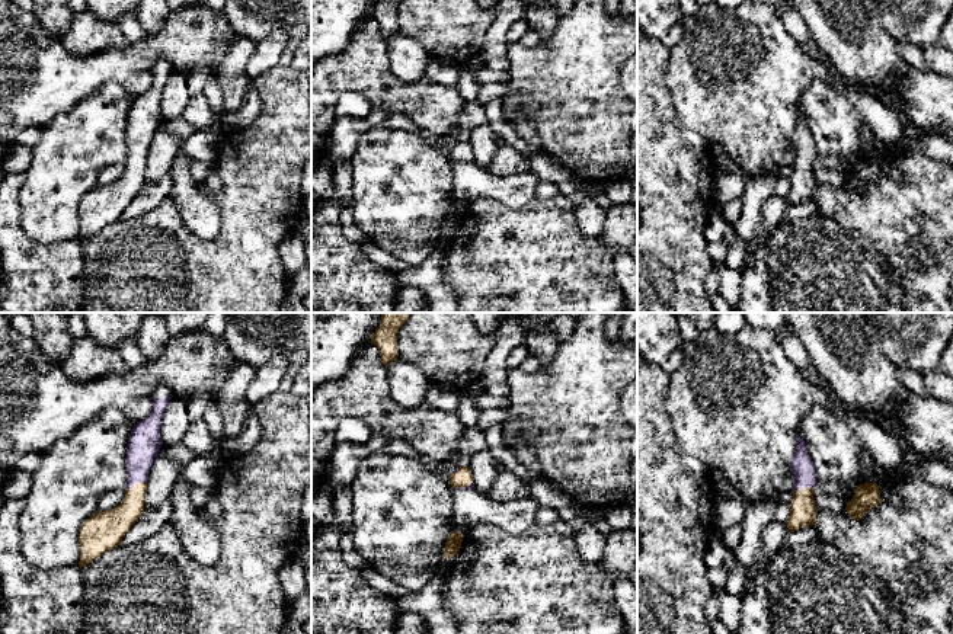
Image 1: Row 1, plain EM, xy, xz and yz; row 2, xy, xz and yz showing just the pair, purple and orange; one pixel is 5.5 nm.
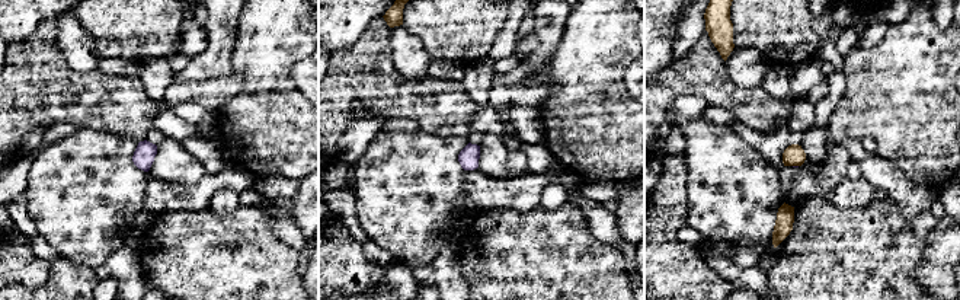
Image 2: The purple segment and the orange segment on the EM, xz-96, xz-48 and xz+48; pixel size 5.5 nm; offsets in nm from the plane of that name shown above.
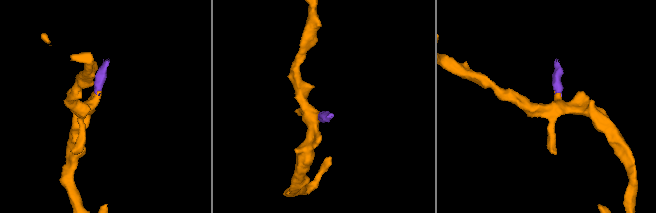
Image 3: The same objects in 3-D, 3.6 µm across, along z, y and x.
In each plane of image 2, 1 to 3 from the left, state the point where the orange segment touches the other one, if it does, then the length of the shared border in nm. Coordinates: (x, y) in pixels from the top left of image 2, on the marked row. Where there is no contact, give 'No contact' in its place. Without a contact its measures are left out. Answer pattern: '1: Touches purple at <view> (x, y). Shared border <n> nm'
1: No contact
2: No contact
3: Touches purple at xz+48 (796, 166). Shared border 30 nm

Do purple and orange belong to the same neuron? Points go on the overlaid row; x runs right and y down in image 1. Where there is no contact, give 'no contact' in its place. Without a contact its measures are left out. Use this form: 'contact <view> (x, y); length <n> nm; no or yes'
contact xy (136, 482); length 120 nm; yes

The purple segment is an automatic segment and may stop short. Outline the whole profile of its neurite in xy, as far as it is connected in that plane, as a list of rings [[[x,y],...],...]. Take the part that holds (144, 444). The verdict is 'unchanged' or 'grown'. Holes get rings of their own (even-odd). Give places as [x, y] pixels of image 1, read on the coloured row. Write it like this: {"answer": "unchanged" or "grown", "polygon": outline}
{"answer": "grown", "polygon": [[[159,385],[150,414],[132,428],[125,458],[128,473],[125,499],[116,507],[96,512],[83,522],[79,534],[80,569],[122,544],[125,534],[144,512],[147,478],[163,445],[162,419],[172,397],[169,387]]]}

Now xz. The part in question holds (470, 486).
{"answer": "grown", "polygon": [[[458,467],[450,477],[450,484],[455,489],[470,490],[473,489],[473,474],[468,467]]]}

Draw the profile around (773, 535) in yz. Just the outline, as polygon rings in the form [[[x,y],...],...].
[[[768,522],[759,535],[759,544],[754,561],[745,567],[745,587],[739,599],[754,587],[759,570],[770,564],[773,557],[781,550],[784,539],[790,534],[786,522]]]

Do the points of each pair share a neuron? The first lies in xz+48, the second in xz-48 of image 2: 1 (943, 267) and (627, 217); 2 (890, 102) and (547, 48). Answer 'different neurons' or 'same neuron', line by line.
1: same neuron
2: different neurons

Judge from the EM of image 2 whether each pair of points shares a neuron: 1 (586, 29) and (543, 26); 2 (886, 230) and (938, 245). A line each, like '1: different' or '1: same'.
1: different
2: different

